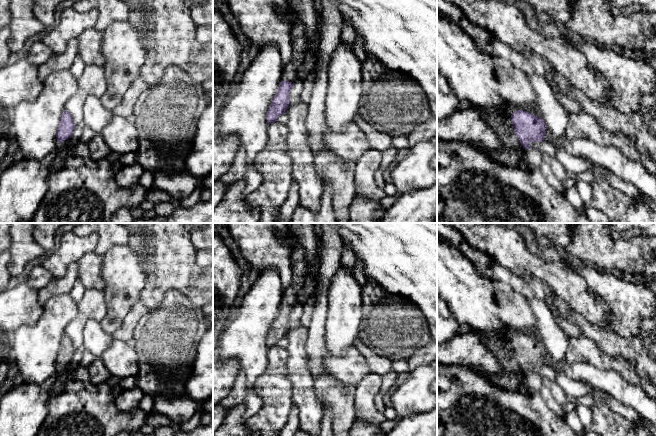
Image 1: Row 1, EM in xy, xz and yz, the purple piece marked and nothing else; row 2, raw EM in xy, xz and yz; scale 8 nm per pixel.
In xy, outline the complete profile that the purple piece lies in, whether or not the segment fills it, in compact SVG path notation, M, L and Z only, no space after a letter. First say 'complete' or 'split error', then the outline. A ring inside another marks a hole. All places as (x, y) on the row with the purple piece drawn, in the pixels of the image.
split error; M66 110L63 111L57 130L57 144L53 162L51 164L51 172L59 171L65 162L72 145L71 136L76 128L73 118Z

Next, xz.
split error; M296 23L292 26L291 39L293 47L292 57L283 66L282 81L267 112L266 119L268 125L276 122L280 115L286 113L290 105L289 93L294 86L294 82L298 79L299 70L305 59L308 46L305 28L302 23Z

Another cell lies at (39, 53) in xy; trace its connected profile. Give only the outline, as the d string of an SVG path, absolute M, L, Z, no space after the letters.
M36 41L25 57L31 64L39 67L43 65L51 55L51 49L43 41Z

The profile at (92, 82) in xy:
M86 65L78 79L76 93L67 101L65 110L70 113L77 127L84 121L83 106L88 96L101 98L106 92L104 70L98 65Z

